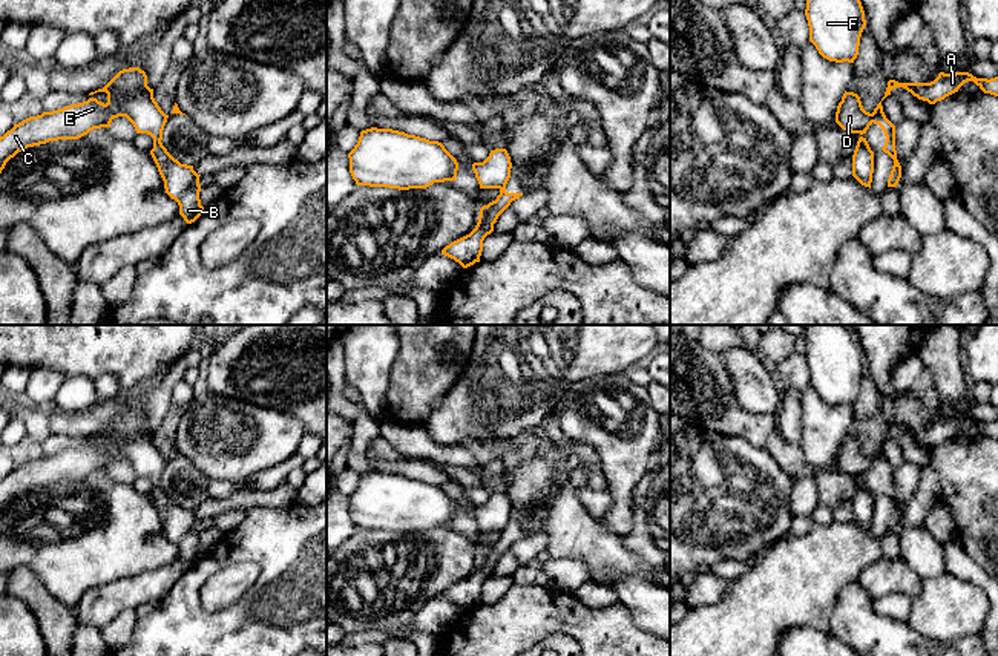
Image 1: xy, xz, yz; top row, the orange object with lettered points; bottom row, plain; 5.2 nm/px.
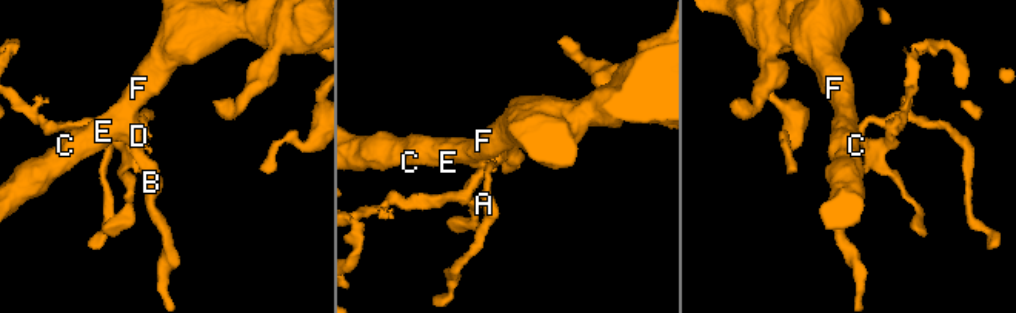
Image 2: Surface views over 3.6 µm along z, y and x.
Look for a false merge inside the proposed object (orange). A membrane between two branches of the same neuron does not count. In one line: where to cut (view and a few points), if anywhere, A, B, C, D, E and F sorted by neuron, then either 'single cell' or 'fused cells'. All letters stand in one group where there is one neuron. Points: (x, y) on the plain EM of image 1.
cut in yz along (871, 457), (873, 465); A / B C D E F; fused cells

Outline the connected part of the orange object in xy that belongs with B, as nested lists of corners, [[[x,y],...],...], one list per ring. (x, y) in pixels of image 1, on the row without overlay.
[[[140,411],[120,414],[103,432],[89,437],[87,444],[58,454],[43,455],[14,467],[0,480],[0,517],[18,495],[58,483],[78,483],[94,472],[110,471],[113,461],[126,460],[136,477],[153,481],[150,498],[164,524],[166,536],[179,549],[187,567],[195,566],[204,550],[199,543],[199,520],[193,509],[181,507],[161,486],[167,458],[147,429],[147,418]]]

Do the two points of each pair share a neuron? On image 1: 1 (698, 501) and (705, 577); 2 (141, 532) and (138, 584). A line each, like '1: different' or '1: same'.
1: different
2: different

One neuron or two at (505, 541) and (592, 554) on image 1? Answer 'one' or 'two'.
two

